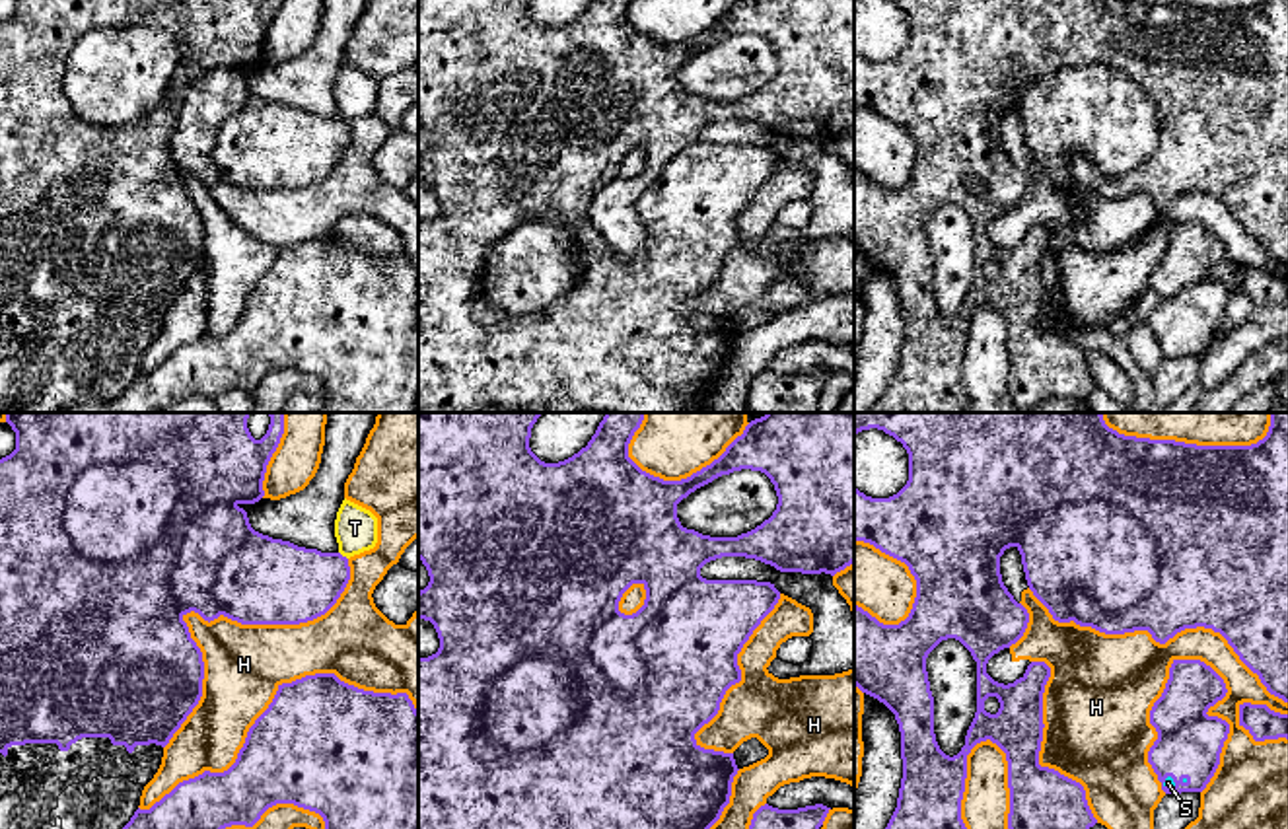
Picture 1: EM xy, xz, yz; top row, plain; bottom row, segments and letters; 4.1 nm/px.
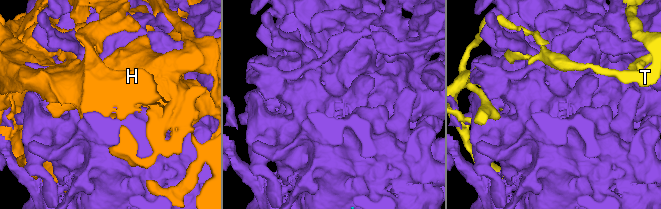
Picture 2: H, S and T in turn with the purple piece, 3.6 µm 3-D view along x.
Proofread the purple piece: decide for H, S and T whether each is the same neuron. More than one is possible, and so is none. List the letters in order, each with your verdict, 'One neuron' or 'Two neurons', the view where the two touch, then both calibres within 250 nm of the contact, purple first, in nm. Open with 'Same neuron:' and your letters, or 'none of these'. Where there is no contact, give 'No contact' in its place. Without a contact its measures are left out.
Same neuron: S
H: Two neurons. Touches purple in xy. Thickness 440 nm (purple) against 340 nm
S: One neuron. Touches purple in yz. Thickness 280 nm (purple) against 40 nm
T: Two neurons. Touches purple in xy. Thickness 320 nm (purple) against 180 nm

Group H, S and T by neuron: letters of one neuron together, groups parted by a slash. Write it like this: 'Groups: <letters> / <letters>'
Groups: H / S / T

